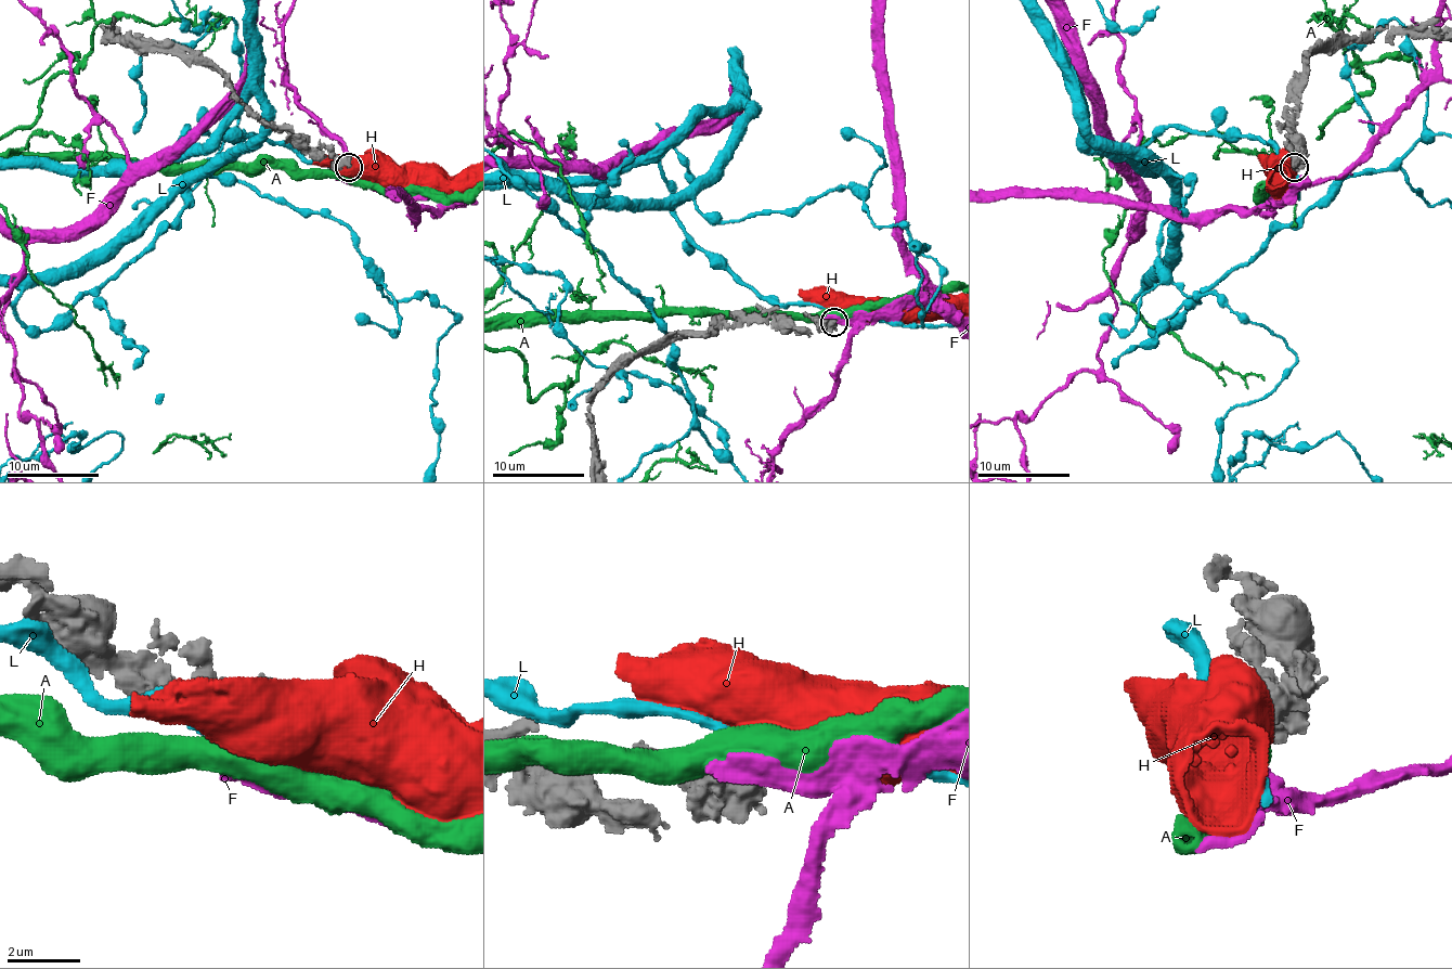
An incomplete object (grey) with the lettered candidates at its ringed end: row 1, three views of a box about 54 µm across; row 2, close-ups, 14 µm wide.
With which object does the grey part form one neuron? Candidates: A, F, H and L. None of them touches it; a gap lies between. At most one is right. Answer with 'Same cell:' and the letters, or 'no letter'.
Same cell: no letter

